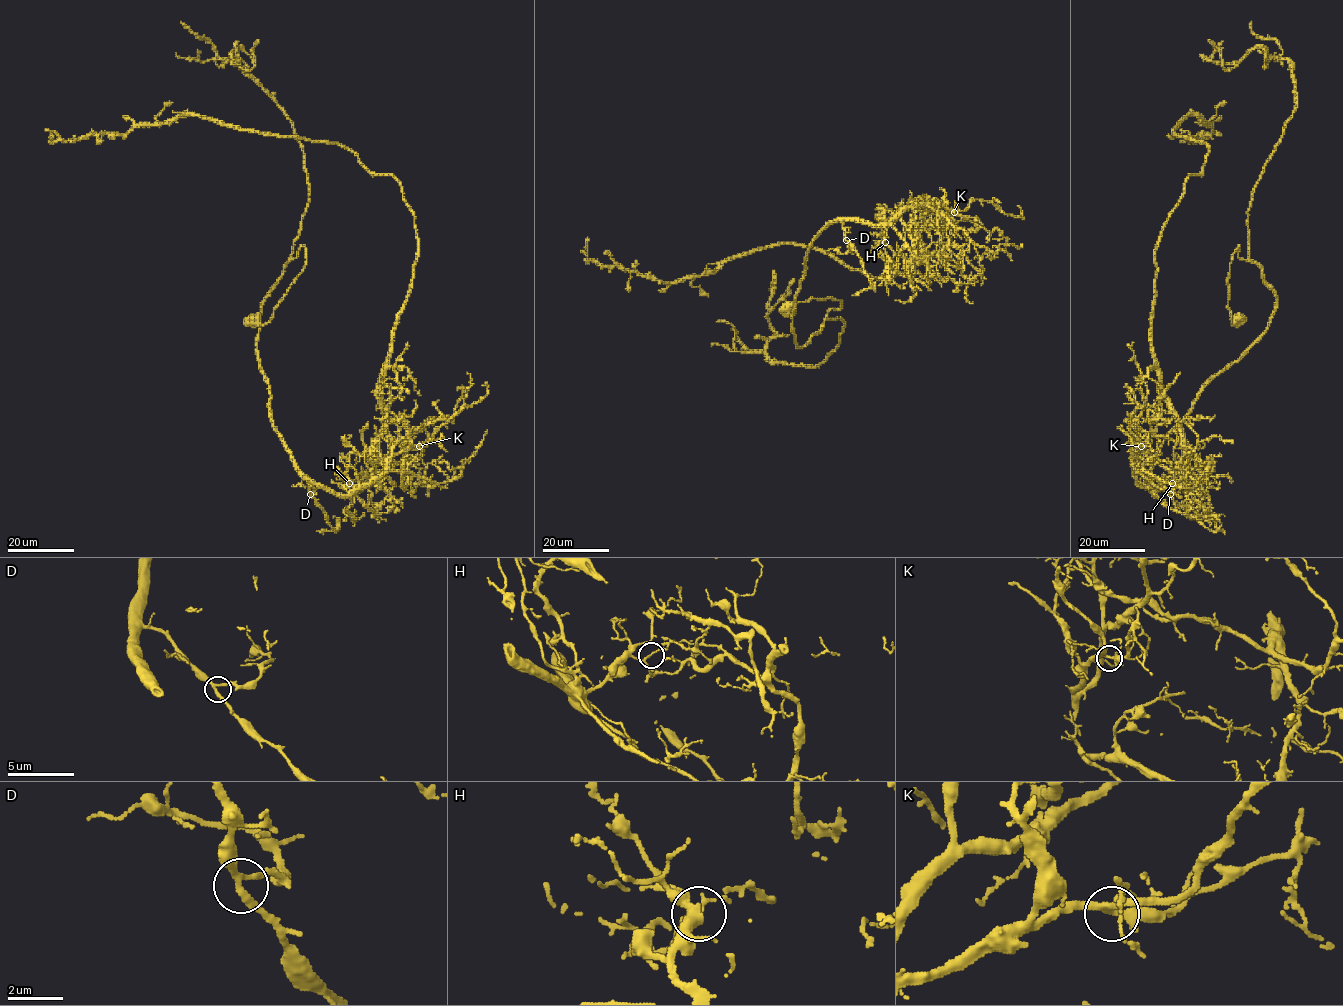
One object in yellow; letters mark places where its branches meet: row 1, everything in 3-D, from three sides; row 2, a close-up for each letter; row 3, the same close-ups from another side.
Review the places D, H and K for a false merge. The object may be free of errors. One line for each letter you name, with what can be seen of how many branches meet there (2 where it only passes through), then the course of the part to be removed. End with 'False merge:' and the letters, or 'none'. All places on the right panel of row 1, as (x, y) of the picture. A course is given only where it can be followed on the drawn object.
H: Branches: 3. Course of the part to remove: (1172, 483), (1150, 487), (1156, 452), (1274, 310), (1247, 212), (1295, 105), (1284, 58), (1224, 69), (1208, 40)
False merge: H

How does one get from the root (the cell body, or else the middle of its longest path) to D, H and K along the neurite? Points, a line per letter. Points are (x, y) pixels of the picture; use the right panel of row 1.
D: (1236, 319), (1227, 276), (1238, 246), (1273, 291), (1274, 314), (1159, 449), (1151, 477), (1170, 494)
H: (1236, 319), (1227, 276), (1238, 246), (1273, 291), (1274, 314), (1159, 449), (1150, 488), (1172, 483)
K: (1236, 319), (1227, 276), (1238, 246), (1275, 296), (1270, 322), (1167, 436), (1153, 494), (1134, 472), (1141, 446)

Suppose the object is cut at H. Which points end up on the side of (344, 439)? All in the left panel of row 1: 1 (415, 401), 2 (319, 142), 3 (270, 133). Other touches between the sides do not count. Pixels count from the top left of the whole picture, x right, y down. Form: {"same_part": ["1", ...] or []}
{"same_part": ["2", "3"]}

